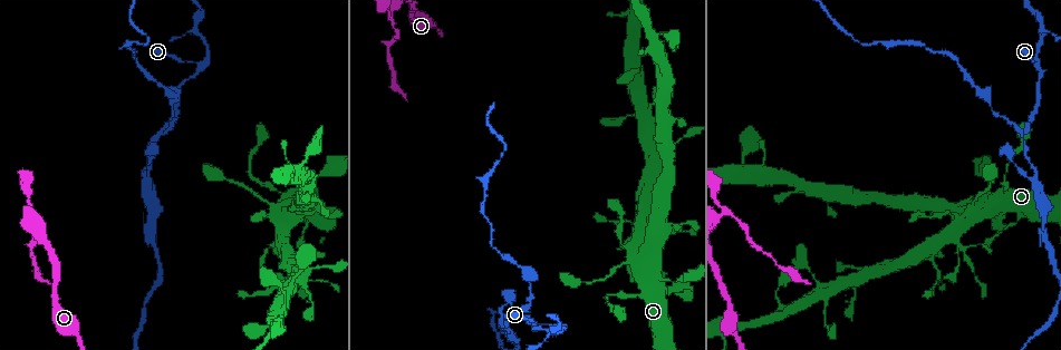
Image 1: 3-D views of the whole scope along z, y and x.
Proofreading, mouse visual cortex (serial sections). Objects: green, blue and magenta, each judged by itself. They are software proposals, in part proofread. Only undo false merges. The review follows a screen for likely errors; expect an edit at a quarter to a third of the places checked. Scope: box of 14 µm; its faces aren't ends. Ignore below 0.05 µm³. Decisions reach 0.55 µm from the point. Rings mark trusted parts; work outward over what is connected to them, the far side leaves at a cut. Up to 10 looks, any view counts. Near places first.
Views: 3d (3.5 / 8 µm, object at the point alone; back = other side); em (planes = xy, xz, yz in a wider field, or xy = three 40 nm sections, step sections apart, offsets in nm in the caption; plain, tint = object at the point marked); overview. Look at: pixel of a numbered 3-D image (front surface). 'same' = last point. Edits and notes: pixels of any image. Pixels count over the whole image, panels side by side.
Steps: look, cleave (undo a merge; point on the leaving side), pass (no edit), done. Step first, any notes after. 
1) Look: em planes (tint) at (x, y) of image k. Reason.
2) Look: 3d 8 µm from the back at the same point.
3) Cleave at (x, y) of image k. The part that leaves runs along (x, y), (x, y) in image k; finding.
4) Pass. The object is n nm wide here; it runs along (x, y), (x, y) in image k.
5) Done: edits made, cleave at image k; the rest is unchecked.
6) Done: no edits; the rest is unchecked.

Look: 3d 3.5 µm at (1037, 65) of image 1. Three arms meet.

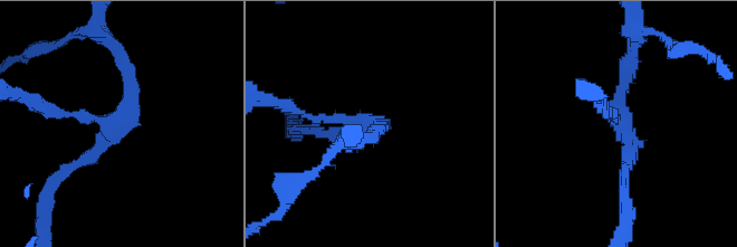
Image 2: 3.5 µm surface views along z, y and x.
Look: em xy step 2 (tint) at (109, 128) of image 2.

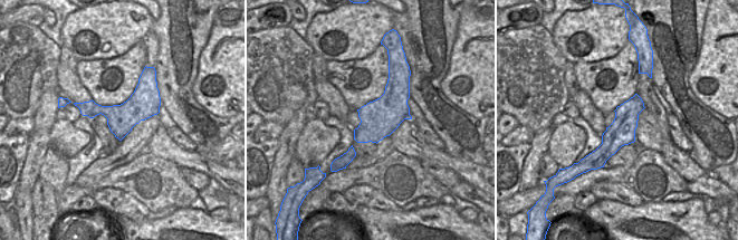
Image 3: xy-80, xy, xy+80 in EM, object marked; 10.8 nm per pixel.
Pass. The arms are 100, 150, 200 nm wide; it runs along (636, 98), (623, 128), (597, 163) in image 3; continuous, no second cell.

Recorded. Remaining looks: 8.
Look: 3d 8 µm from the back at (164, 132) of image 1. Arms part here.

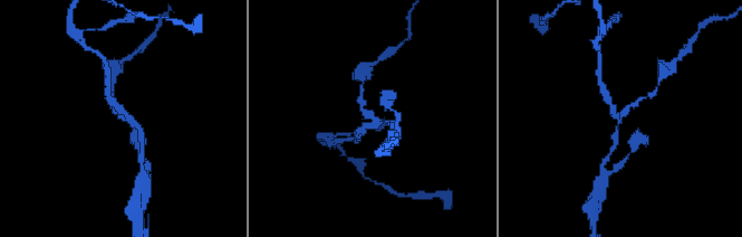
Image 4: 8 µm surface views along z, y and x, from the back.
Look: 3d 3.5 µm at (614, 113) of image 4. Closer look.

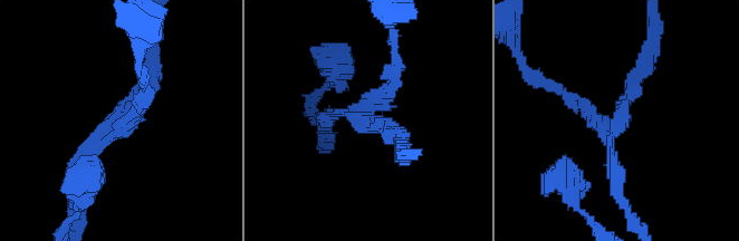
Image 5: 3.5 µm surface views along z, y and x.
Look: em xy step 5 (tint) at (364, 119) of image 5. 3 arms meet here; the arms are 150, 200, 200 nm wide.

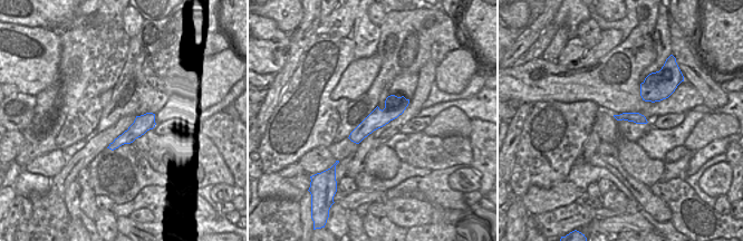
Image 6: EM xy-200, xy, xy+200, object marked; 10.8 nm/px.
Cleave at (577, 104) of image 5. The part that leaves runs along (607, 129), (582, 102), (530, 74) in image 5; a second cell is stuck on.

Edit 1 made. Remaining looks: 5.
Look: overview. Redraw.

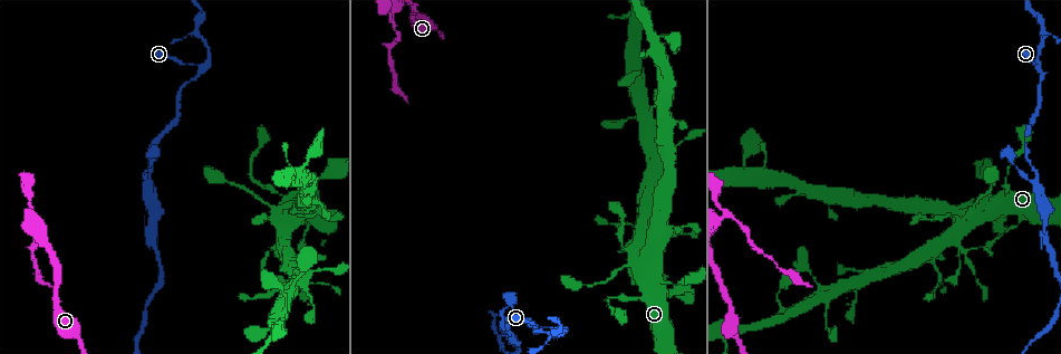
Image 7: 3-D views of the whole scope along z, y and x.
Look: em xy step 3 (tint) at (508, 329) of image 7. Two arms at a narrow angle.

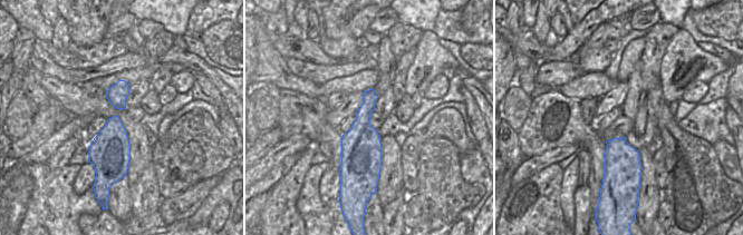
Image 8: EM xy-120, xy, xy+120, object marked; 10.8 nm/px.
Look: 3d 3.5 µm at the same point. See where the arms go.

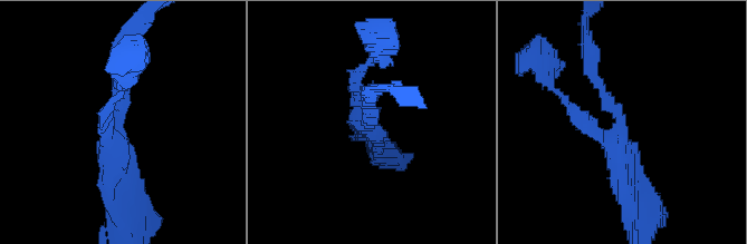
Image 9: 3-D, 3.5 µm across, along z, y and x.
Pass. 3 arms meet here; the arms are 150, 200, 250 nm wide; it runs along (591, 70), (645, 204) in image 9; continuous, no second cell.

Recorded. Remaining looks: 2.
Look: 3d 8 µm at (938, 278) of image 7. Sharp bend.

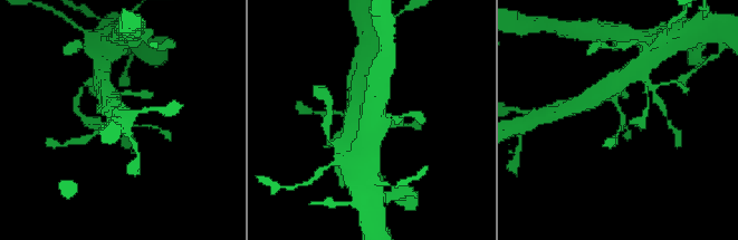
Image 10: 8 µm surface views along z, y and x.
Look: 3d 3.5 µm at (621, 116) of image 10. Zoom in.

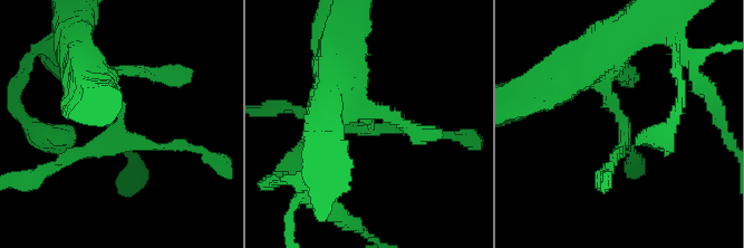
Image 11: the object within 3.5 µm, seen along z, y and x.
Cleave at (626, 143) of image 11. The part that leaves runs along (616, 113), (625, 140), (605, 171) in image 11; a second cell is stuck on.

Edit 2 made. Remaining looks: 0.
Done: edits made, cleave at image 5, cleave at image 11; the rest is unchecked.

